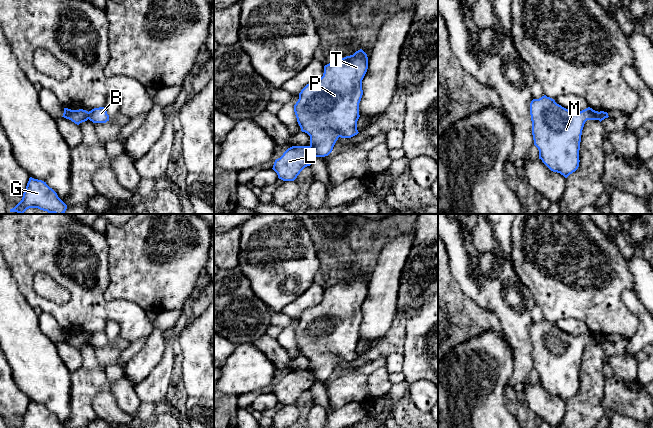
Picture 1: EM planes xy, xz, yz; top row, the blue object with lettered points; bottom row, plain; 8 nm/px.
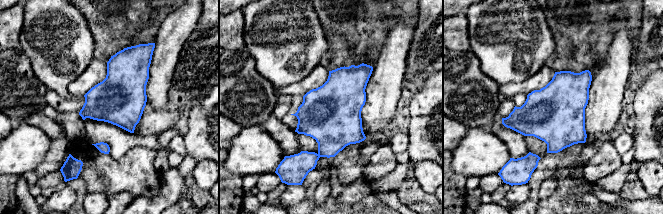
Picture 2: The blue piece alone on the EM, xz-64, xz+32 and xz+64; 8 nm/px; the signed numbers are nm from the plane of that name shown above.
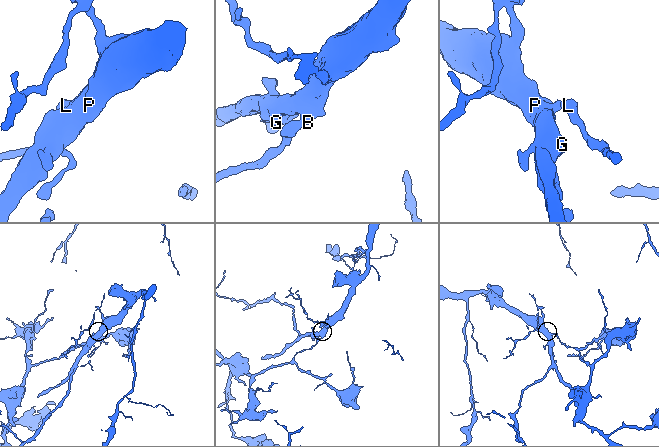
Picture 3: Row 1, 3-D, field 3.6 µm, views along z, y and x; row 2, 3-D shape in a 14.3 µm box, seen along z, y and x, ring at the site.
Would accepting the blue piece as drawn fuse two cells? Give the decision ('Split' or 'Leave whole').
Split

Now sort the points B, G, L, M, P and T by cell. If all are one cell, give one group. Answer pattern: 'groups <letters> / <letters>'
groups B G M P T / L

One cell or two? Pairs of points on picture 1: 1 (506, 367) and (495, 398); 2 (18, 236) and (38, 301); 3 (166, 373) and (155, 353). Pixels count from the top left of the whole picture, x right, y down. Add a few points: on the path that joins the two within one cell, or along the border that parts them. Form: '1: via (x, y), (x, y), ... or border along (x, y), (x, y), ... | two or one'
1: via (500, 375), (495, 390) | one
2: via (24, 252), (25, 285) | one
3: border along (165, 340), (165, 351), (161, 361), (144, 378) | two

